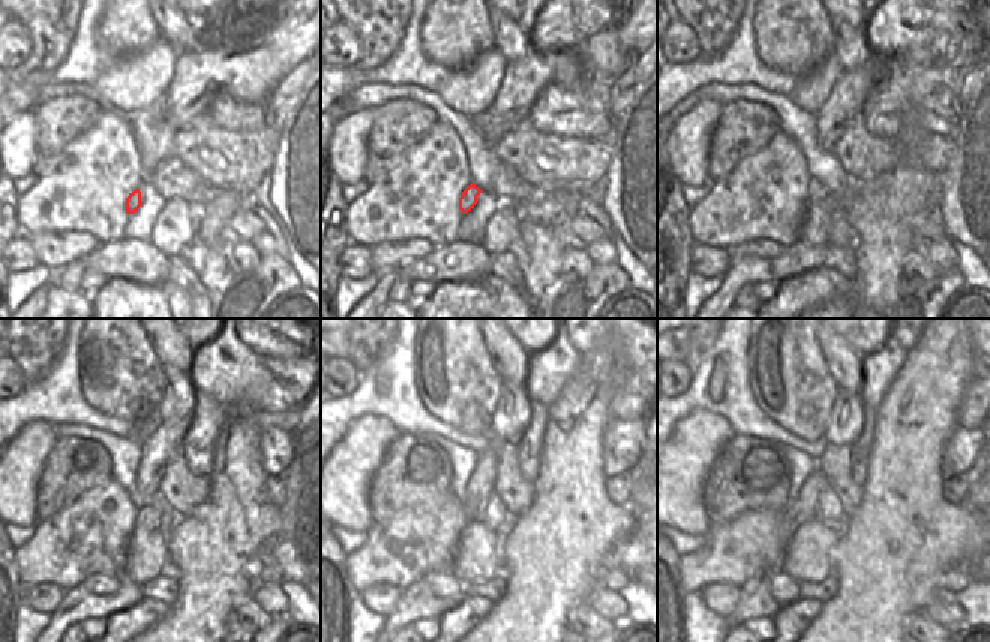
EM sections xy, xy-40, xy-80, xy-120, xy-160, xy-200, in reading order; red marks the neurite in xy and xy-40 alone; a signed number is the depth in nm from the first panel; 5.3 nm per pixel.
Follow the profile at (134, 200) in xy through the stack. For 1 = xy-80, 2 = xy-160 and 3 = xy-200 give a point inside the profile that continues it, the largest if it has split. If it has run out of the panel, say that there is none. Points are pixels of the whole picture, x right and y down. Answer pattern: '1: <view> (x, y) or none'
1: xy-80 (816, 191)
2: xy-160 (495, 516)
3: xy-200 (828, 510)

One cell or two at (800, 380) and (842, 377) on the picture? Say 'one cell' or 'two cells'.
two cells

